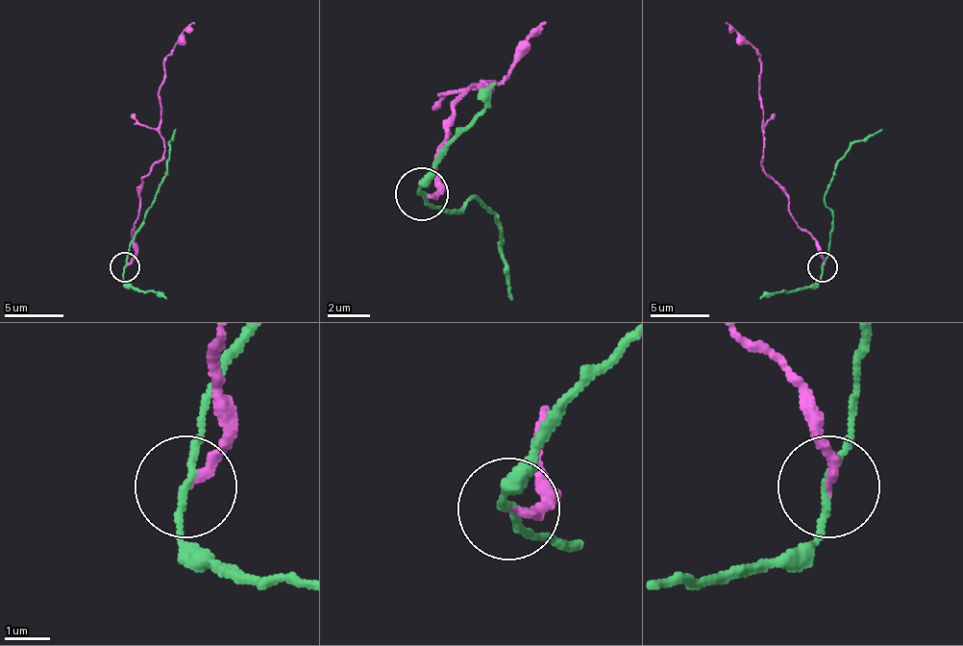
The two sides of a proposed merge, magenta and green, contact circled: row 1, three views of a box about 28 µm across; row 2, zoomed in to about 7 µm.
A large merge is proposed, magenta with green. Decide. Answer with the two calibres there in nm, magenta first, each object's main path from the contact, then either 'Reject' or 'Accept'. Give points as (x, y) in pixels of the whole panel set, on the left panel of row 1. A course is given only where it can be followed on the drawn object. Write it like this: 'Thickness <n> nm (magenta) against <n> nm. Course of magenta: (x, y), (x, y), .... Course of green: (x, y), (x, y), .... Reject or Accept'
Thickness 200 nm (magenta) against 140 nm. Course of magenta: (125, 267), (135, 243), (135, 226), (140, 211), (140, 181), (164, 155), (159, 95), (164, 56), (194, 23). Course of green: (125, 267), (129, 243), (143, 213), (152, 205), (176, 128). Reject

